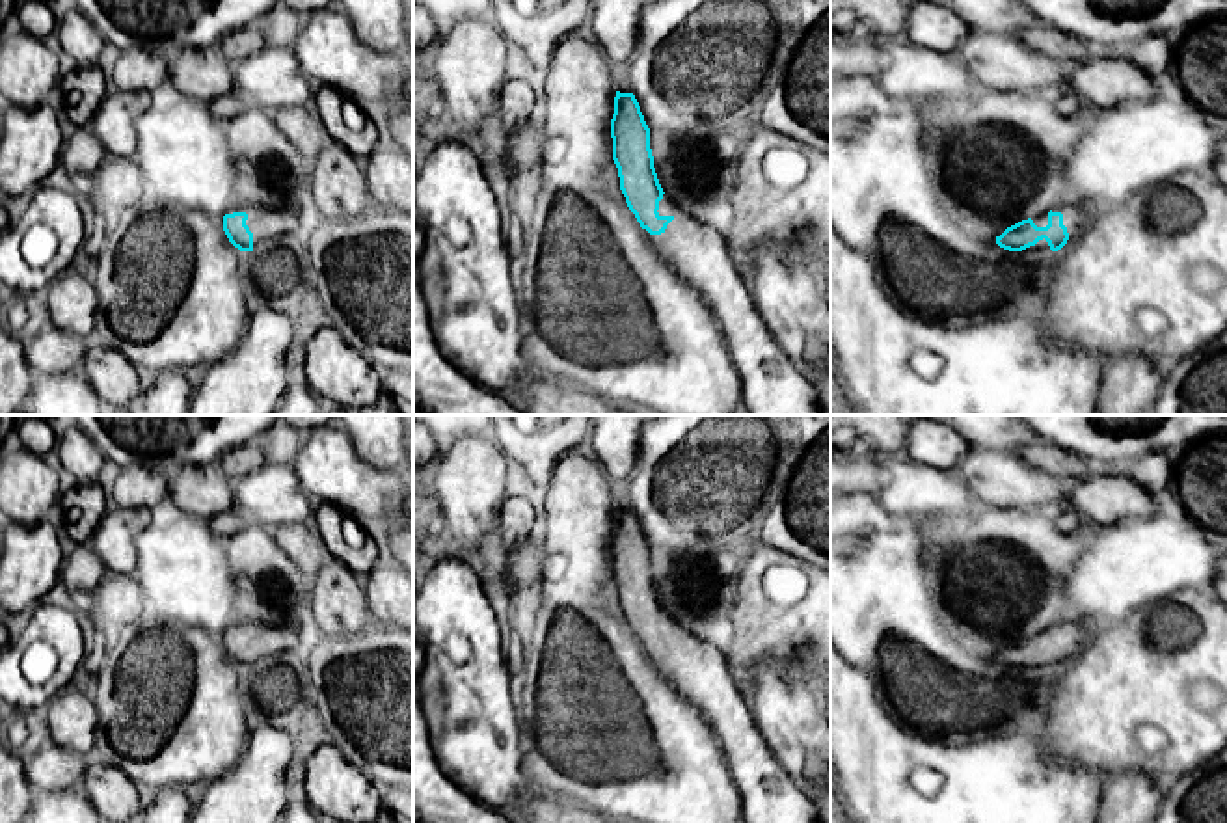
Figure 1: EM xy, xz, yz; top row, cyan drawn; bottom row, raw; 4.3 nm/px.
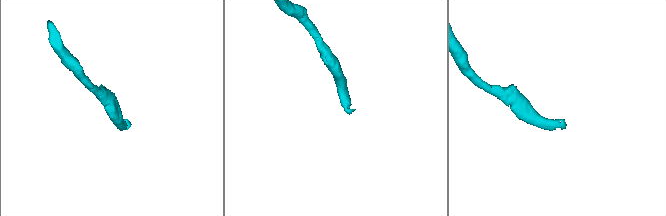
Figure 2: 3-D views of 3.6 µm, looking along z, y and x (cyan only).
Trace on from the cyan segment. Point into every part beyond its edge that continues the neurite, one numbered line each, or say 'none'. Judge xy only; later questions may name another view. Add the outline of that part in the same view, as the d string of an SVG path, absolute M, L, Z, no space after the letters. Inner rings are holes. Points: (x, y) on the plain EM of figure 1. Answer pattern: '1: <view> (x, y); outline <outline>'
1: xy (263, 639); outline M235 624L227 631L246 629L246 642L253 650L253 667L268 655L276 655L285 650L296 648L298 627L290 626L268 626L268 624Z

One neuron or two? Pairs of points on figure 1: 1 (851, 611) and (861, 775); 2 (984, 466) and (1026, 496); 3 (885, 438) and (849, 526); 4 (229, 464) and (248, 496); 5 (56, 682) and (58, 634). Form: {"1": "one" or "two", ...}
{"1": "two", "2": "one", "3": "two", "4": "two", "5": "one"}

